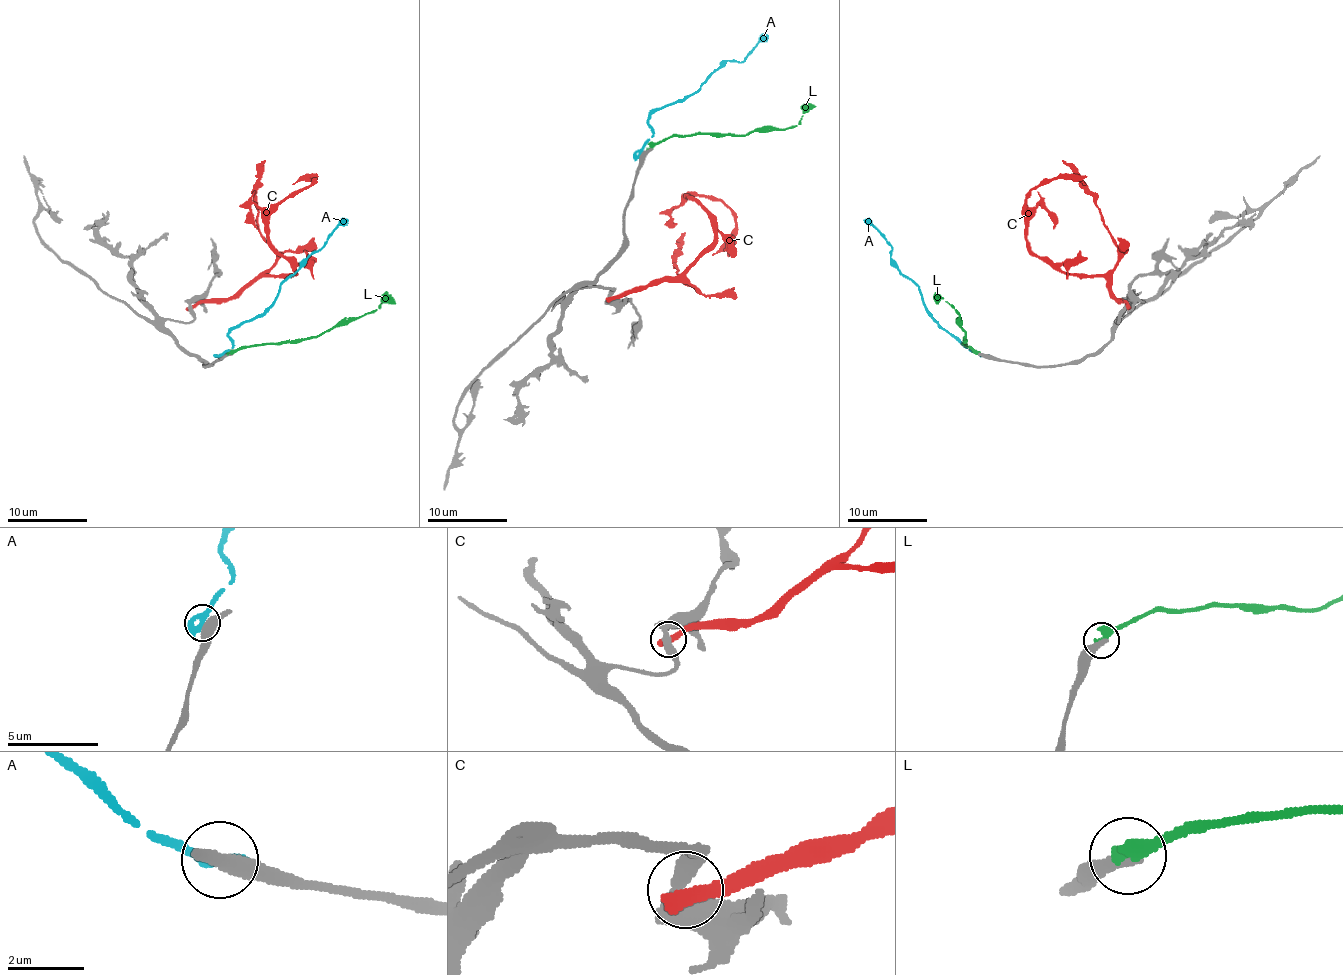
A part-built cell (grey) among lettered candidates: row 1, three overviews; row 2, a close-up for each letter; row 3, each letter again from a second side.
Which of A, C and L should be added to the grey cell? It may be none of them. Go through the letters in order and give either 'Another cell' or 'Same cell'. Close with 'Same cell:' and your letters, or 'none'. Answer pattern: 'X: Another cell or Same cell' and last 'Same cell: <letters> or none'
A: Another cell
C: Another cell
L: Another cell
Same cell: none

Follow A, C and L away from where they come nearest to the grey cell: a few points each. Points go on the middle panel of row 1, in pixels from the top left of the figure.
A: (639, 154), (653, 130), (649, 118), (653, 112), (681, 102), (728, 61), (742, 61), (768, 35)
C: (611, 297), (671, 281), (711, 244), (715, 222), (689, 196), (715, 198), (734, 218), (734, 234), (713, 256)
L: (649, 148), (671, 136), (792, 128), (804, 112), (816, 106)

